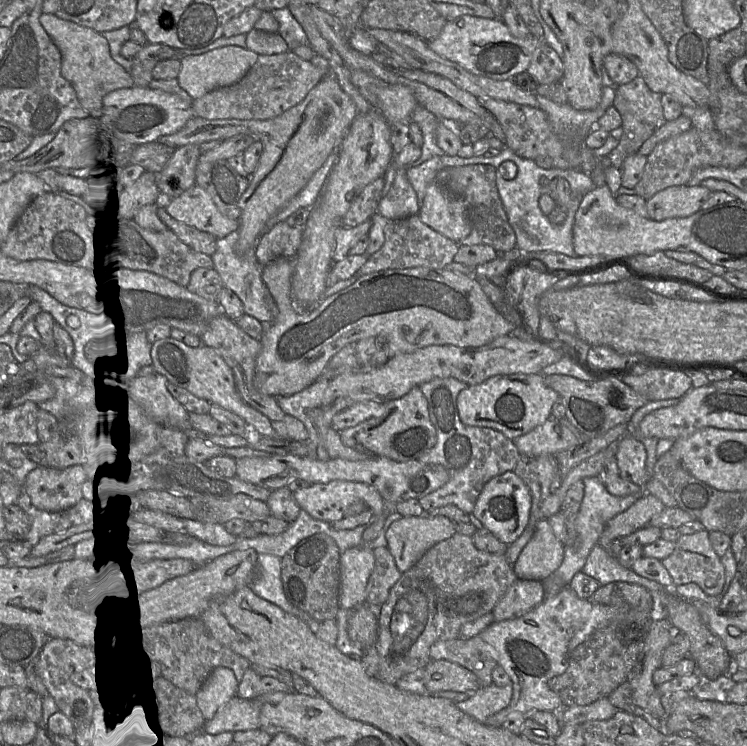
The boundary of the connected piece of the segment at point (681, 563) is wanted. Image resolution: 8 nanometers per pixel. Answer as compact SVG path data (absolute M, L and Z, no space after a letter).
M702 528L693 534L680 535L675 542L675 549L668 557L661 560L663 566L669 572L674 586L695 583L706 594L717 595L721 592L725 582L725 570L719 557L714 551L709 532Z

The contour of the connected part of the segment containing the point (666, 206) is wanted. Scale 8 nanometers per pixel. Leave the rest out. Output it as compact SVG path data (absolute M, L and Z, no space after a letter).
M703 185L667 187L646 200L648 217L655 221L688 217L701 209L711 193Z

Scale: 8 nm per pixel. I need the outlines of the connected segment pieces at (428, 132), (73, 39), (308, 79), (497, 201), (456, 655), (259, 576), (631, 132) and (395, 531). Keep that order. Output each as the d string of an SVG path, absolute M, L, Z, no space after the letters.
M418 105L412 113L412 120L408 123L412 143L421 147L422 154L414 162L406 166L406 170L420 165L433 156L443 156L444 151L436 143L436 127L439 123L434 114Z
M42 13L39 21L61 52L63 77L71 83L80 104L90 117L100 119L103 115L104 96L117 89L133 87L135 84L131 75L113 60L108 41L101 33L61 19L55 14Z
M291 51L258 55L256 63L238 82L216 88L192 101L195 116L207 119L270 120L299 104L325 74Z
M469 164L444 167L436 176L436 181L451 194L464 200L471 224L470 233L458 244L492 246L498 253L516 247L516 234L511 227L496 185L495 168L488 164Z
M480 636L437 641L430 647L431 660L457 663L478 678L480 687L493 683L492 671L498 665L493 648Z
M259 554L256 574L249 586L258 597L279 607L285 613L304 621L316 634L320 622L293 606L284 593L281 580L281 558L269 554Z
M641 76L636 77L629 83L615 87L613 105L621 115L623 133L617 147L608 156L599 159L603 168L614 165L620 168L622 175L624 160L631 154L637 153L643 143L665 124L666 119L663 115L661 98L662 94L652 91Z
M443 515L403 516L386 532L387 548L401 573L409 570L436 543L455 534L451 520Z

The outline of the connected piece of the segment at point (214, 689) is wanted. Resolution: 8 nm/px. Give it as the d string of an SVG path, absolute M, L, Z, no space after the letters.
M217 667L212 670L195 695L197 707L205 721L212 719L235 696L237 685L238 681L230 669Z

